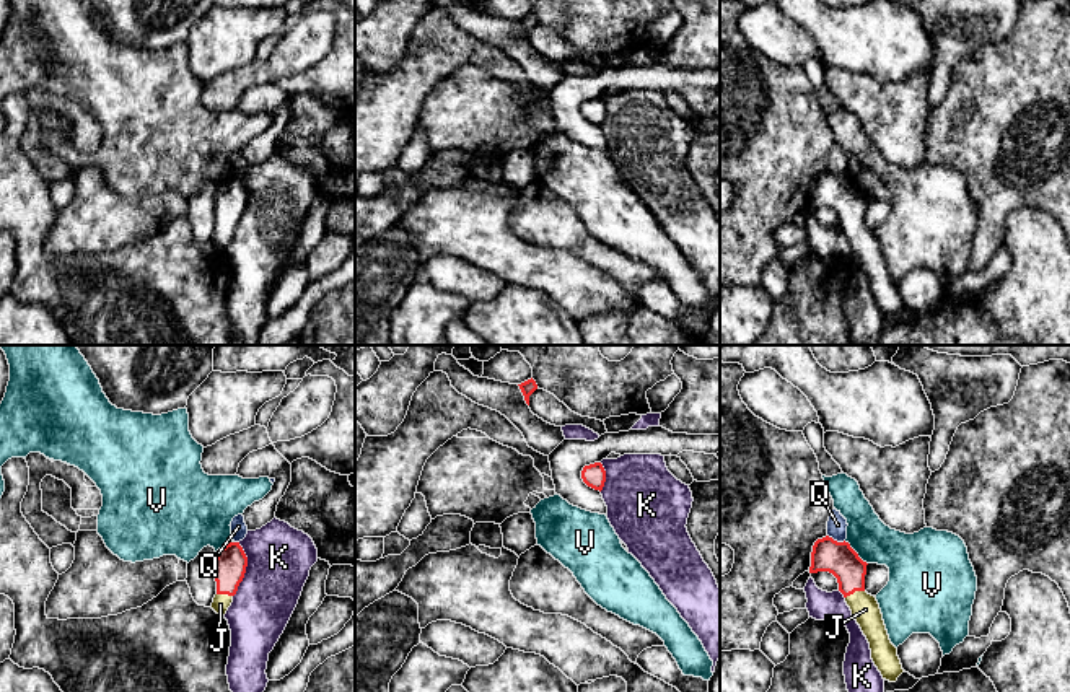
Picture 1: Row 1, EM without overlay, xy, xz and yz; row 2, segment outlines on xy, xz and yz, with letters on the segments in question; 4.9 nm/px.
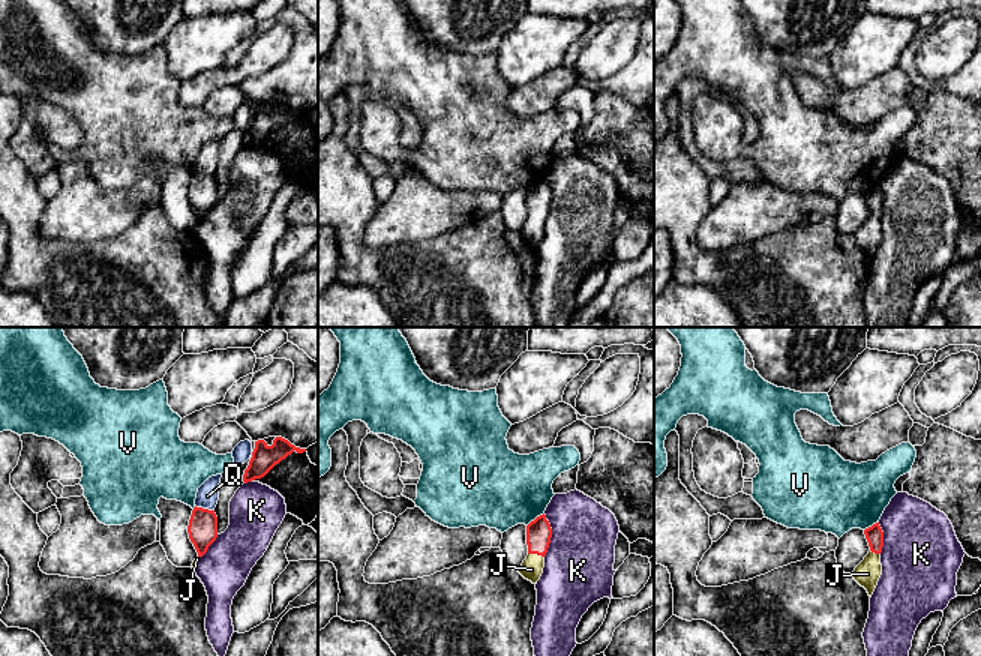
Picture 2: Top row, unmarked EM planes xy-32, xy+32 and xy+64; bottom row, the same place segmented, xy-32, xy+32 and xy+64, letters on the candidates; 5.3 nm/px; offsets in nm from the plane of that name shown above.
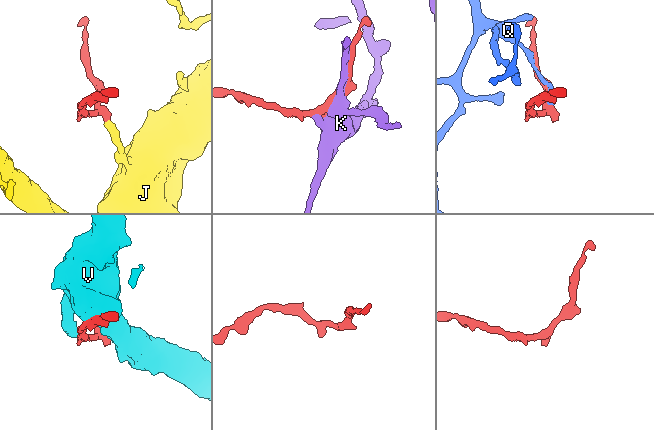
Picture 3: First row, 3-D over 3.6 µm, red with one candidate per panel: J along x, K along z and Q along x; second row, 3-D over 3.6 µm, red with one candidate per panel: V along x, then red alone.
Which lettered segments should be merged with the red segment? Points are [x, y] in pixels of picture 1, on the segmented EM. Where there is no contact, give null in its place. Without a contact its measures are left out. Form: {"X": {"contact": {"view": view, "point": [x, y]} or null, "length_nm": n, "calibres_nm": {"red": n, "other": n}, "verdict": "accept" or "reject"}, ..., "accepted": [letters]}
{"J": {"contact": {"view": "yz", "point": [854, 591]}, "length_nm": 100, "calibres_nm": {"red": 160, "other": 140}, "verdict": "accept"}, "K": {"contact": {"view": "xy", "point": [245, 570]}, "length_nm": 280, "calibres_nm": {"red": 160, "other": 320}, "verdict": "reject"}, "Q": {"contact": {"view": "yz", "point": [836, 541]}, "length_nm": 90, "calibres_nm": {"red": 160, "other": 100}, "verdict": "reject"}, "V": {"contact": {"view": "yz", "point": [855, 552]}, "length_nm": 170, "calibres_nm": {"red": 160, "other": 220}, "verdict": "reject"}, "accepted": ["J"]}

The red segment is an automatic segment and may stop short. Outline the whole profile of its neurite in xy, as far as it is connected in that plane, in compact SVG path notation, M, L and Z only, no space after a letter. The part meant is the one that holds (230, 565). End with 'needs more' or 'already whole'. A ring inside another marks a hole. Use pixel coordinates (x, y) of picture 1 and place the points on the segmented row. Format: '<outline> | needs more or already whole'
M230 542L218 549L215 558L217 594L210 606L217 614L226 614L233 602L233 596L238 591L238 586L244 578L246 567L248 557L239 542Z | needs more

